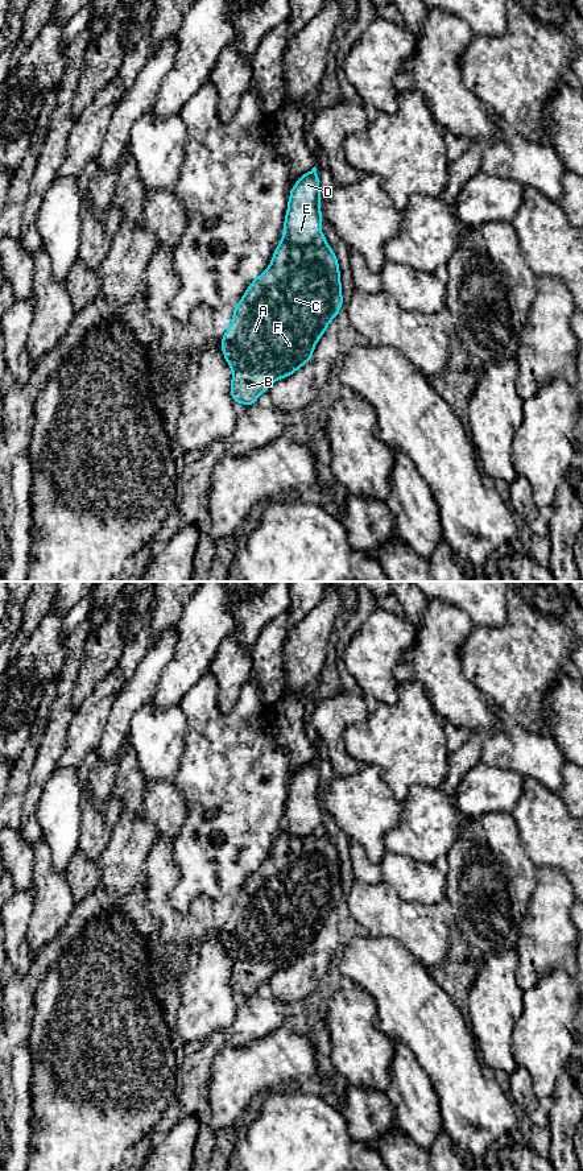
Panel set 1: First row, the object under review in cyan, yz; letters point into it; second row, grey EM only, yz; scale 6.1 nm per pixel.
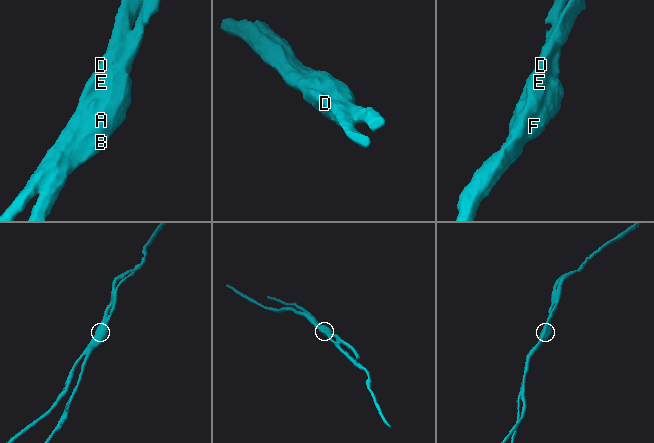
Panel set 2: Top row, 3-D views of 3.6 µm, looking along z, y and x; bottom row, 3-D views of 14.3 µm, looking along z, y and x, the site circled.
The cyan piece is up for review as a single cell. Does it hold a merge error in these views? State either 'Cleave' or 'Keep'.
Cleave

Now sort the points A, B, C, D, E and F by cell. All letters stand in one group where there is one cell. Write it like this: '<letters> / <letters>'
A B C F / D E

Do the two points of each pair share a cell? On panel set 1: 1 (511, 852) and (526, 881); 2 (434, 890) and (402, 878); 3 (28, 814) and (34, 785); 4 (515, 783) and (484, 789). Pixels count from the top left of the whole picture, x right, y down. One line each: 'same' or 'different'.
1: same
2: same
3: same
4: same

